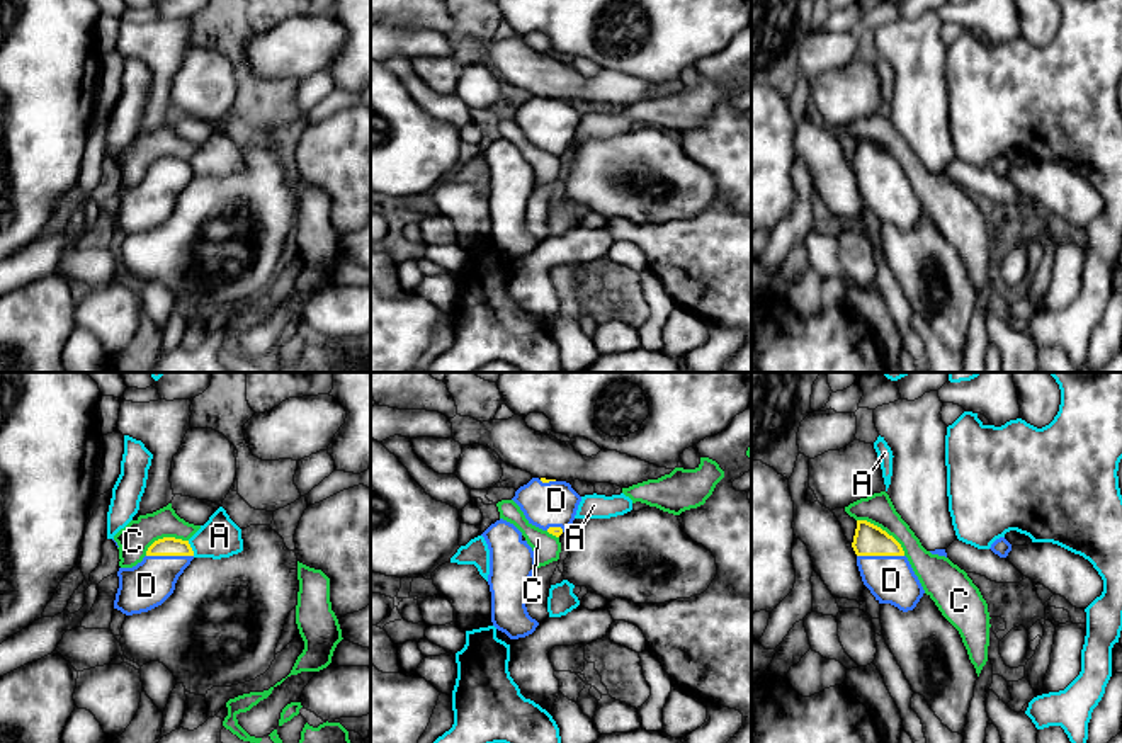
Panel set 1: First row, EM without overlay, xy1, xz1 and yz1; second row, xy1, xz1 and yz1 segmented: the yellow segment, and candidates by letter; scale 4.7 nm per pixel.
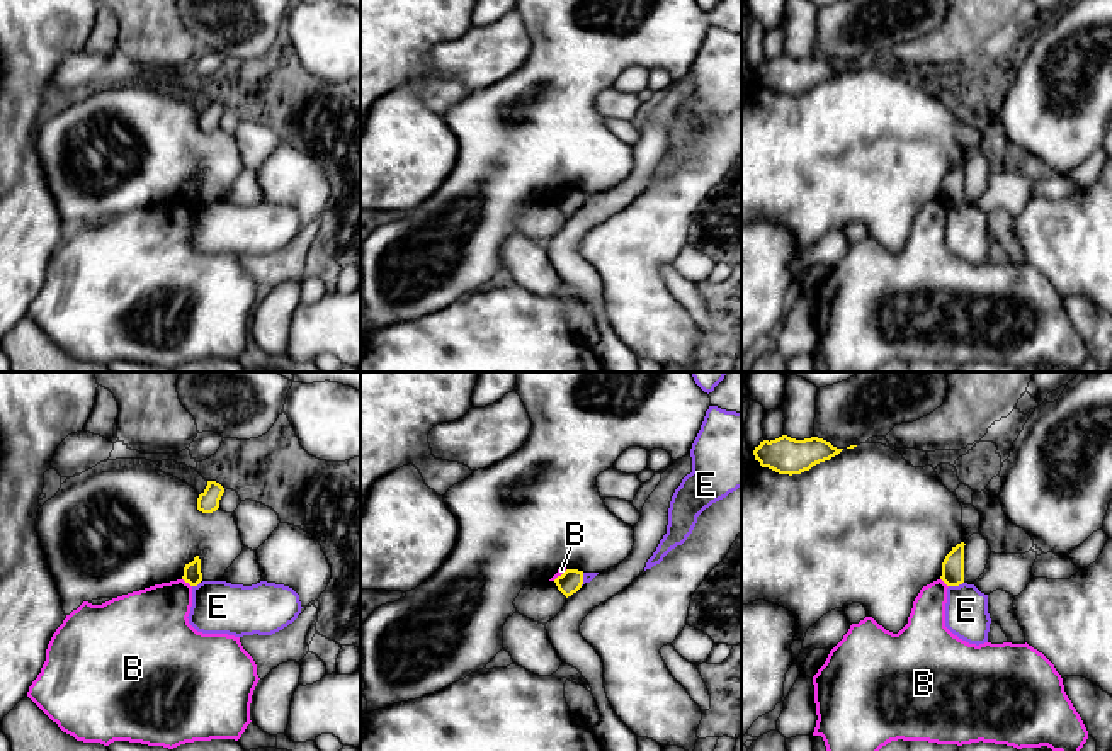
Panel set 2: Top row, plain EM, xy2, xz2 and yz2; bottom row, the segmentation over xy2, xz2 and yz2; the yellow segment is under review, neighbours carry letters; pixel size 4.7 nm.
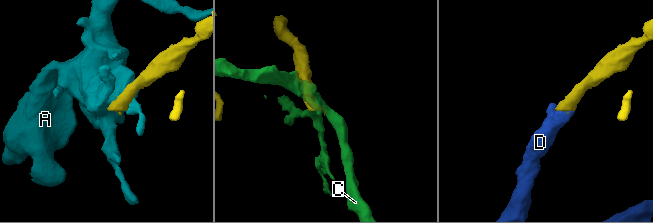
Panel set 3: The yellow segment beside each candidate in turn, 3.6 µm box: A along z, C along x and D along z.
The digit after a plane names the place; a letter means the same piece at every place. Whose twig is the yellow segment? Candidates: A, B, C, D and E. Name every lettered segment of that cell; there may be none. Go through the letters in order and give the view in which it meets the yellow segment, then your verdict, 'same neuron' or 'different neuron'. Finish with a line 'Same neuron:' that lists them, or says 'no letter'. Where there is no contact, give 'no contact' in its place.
A: xy1 | different neuron
B: xy2 | different neuron
C: yz1 | different neuron
D: xy1 | same neuron
E: yz2 | different neuron
Same neuron: D

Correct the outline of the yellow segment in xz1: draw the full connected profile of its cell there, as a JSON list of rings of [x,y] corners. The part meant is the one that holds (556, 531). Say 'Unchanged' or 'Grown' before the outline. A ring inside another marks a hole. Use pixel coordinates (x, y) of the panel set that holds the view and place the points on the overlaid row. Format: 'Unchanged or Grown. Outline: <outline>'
Grown. Outline: [[[532,478],[512,500],[529,524],[559,537],[571,529],[581,496],[566,481]]]

